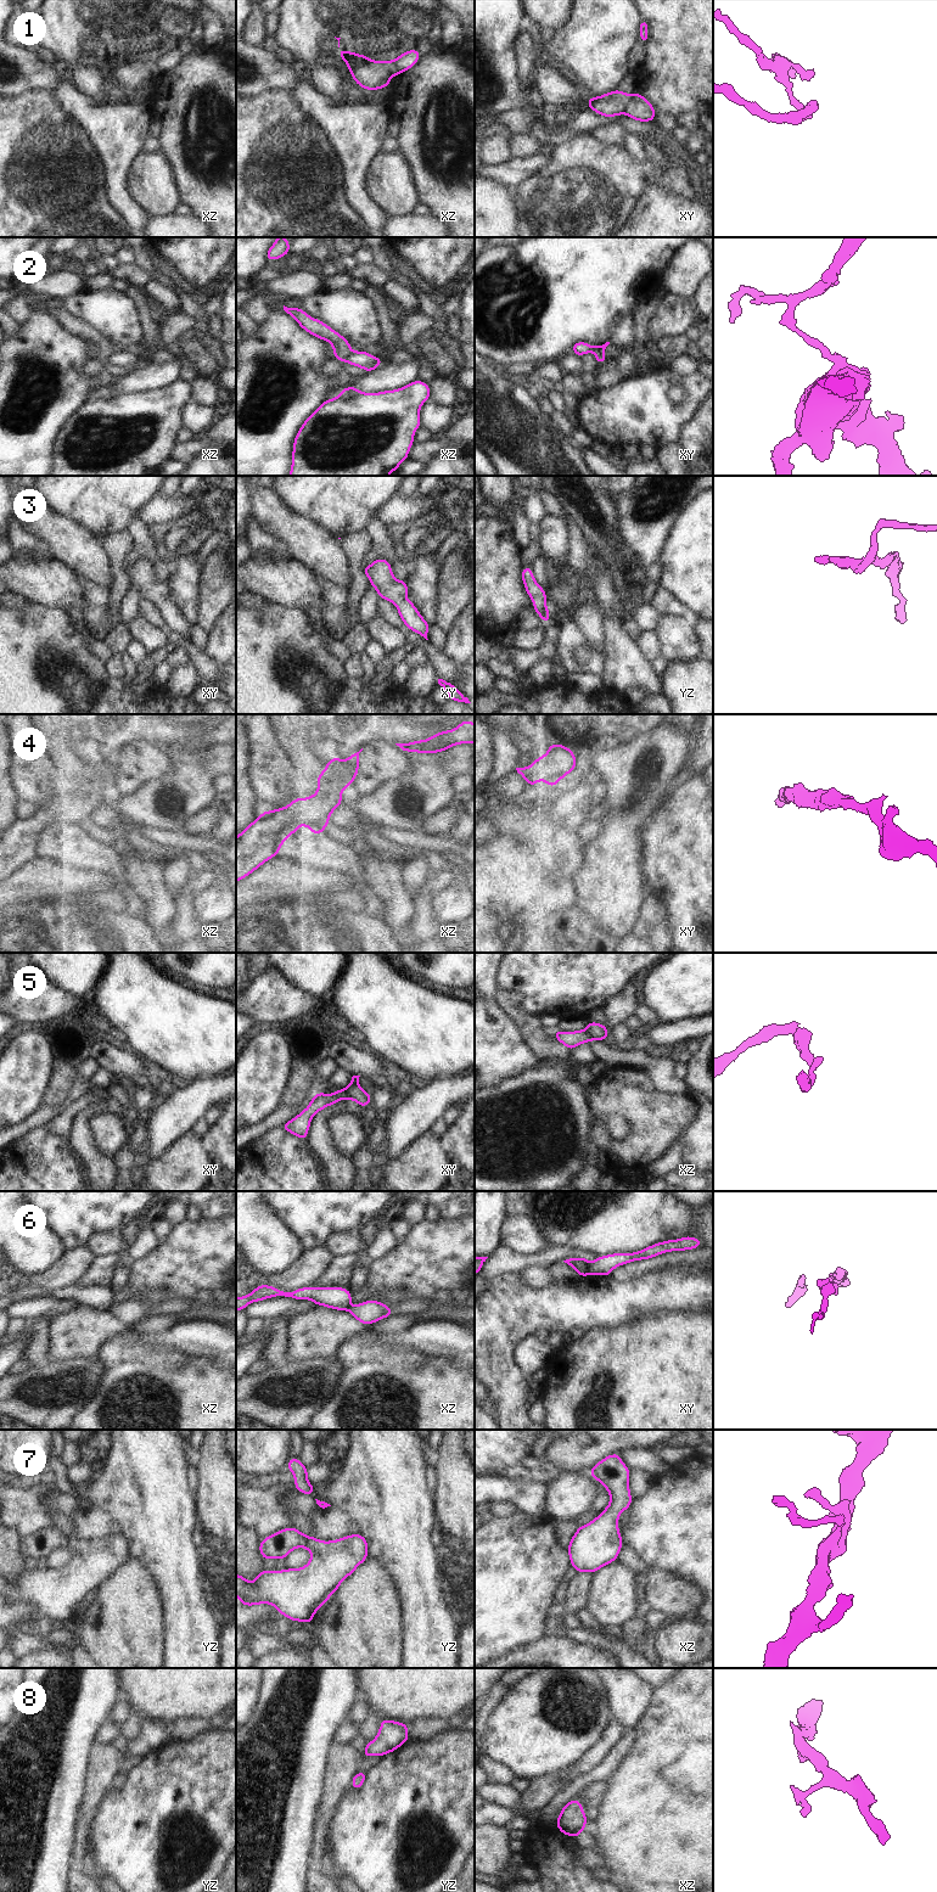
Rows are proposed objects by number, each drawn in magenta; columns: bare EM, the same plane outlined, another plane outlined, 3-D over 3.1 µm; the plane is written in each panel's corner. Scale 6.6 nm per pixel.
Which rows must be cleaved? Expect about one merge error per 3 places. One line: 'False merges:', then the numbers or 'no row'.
False merges: 1, 2, 5, 6

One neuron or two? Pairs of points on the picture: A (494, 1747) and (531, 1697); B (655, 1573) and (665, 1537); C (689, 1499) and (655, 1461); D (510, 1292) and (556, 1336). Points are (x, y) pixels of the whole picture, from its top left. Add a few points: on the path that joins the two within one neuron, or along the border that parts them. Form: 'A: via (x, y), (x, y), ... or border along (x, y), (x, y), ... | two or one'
A: via (506, 1735), (531, 1710) | one
B: border along (650, 1567), (666, 1570), (683, 1578) | two
C: border along (668, 1471), (655, 1477) | two
D: border along (567, 1332), (551, 1331), (549, 1334) | two

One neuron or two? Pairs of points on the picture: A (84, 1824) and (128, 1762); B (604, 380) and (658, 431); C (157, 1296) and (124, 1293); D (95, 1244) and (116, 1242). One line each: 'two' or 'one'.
A: one
B: two
C: one
D: one

